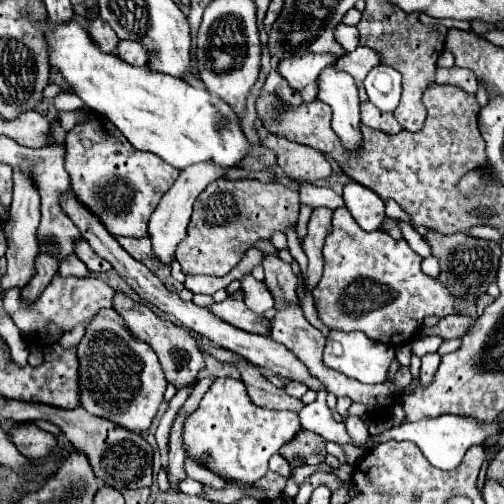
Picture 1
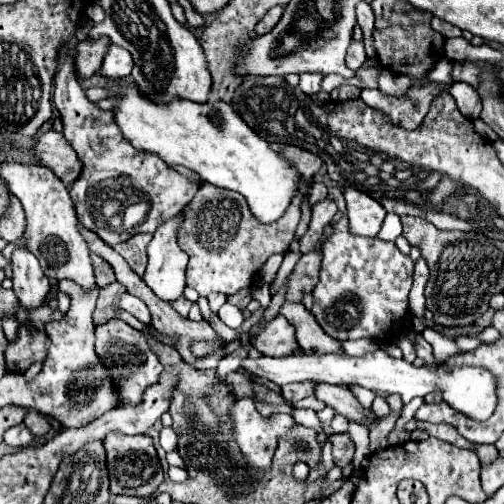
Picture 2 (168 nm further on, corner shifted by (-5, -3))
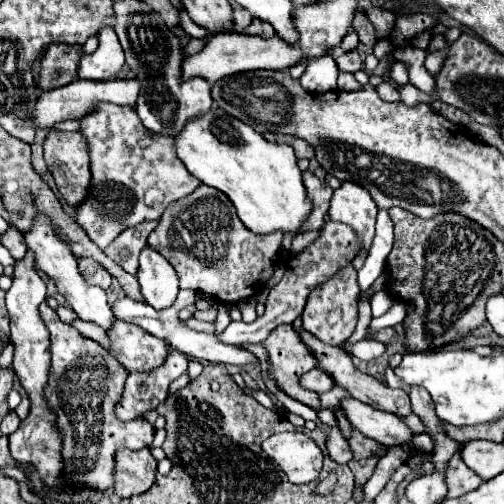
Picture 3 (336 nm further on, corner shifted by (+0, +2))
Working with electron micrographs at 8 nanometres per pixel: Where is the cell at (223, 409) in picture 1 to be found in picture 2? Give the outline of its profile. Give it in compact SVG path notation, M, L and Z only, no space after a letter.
M240 397L230 413L234 421L234 433L242 455L256 469L268 469L278 447L278 435L286 433L294 421L290 415L262 417L250 397Z

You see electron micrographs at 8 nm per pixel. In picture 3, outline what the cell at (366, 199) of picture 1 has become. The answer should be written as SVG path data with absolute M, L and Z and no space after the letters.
M341 182L341 186L333 192L329 218L351 226L361 240L361 252L353 260L357 271L363 265L371 242L373 242L377 212L379 208L377 204L373 204L373 198L369 196L369 192L365 192L365 188L353 182Z

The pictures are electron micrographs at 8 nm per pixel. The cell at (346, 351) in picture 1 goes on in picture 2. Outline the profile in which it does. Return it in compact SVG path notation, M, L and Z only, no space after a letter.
M382 349L376 353L364 355L364 357L348 357L348 355L304 355L304 357L260 357L260 359L244 359L242 369L254 377L268 379L276 385L288 385L288 383L300 383L300 381L322 381L322 383L334 383L334 385L350 385L358 383L360 387L366 387L370 391L378 393L398 393L402 397L403 404L409 403L414 397L424 397L430 391L440 391L444 401L458 413L474 419L474 421L486 421L498 403L496 397L496 377L482 369L482 367L446 367L442 363L436 365L422 365L416 367L412 363L406 363L402 359L388 357Z

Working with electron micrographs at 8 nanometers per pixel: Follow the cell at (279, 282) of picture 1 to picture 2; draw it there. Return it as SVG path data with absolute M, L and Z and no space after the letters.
M286 303L286 305L282 305L280 313L294 325L298 345L308 355L312 355L312 353L344 353L342 345L324 333L324 329L316 323L314 315L310 311L306 311L304 305Z

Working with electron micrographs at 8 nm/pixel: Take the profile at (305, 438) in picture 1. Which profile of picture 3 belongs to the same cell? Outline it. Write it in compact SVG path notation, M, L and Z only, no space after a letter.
M355 430L355 432L351 434L351 438L349 438L349 446L351 446L351 450L353 450L353 458L355 458L355 460L367 458L367 456L371 456L371 454L379 454L379 456L385 454L385 446L377 444L375 440L369 440L367 436L363 436L363 434L357 432L357 430Z

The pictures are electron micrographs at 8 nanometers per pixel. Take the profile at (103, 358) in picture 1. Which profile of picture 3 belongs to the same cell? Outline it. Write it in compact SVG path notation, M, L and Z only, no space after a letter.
M115 320L107 330L109 336L109 354L125 366L125 370L149 372L157 368L167 354L167 346L163 340L151 336L143 328L135 324Z

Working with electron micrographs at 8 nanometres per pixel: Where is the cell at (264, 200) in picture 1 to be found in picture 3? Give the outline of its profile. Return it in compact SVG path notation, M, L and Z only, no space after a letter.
M201 184L189 196L169 204L159 226L149 234L147 244L165 254L173 264L181 288L199 290L217 296L217 300L225 304L235 304L255 296L271 278L281 240L283 232L271 232L267 236L249 232L237 218L231 200L223 192Z

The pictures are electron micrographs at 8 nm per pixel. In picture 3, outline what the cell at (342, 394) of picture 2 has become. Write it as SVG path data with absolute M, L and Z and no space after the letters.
M343 398L339 402L339 408L355 430L377 440L383 446L407 444L411 440L411 430L391 412L371 408L369 404L363 404L355 398Z

